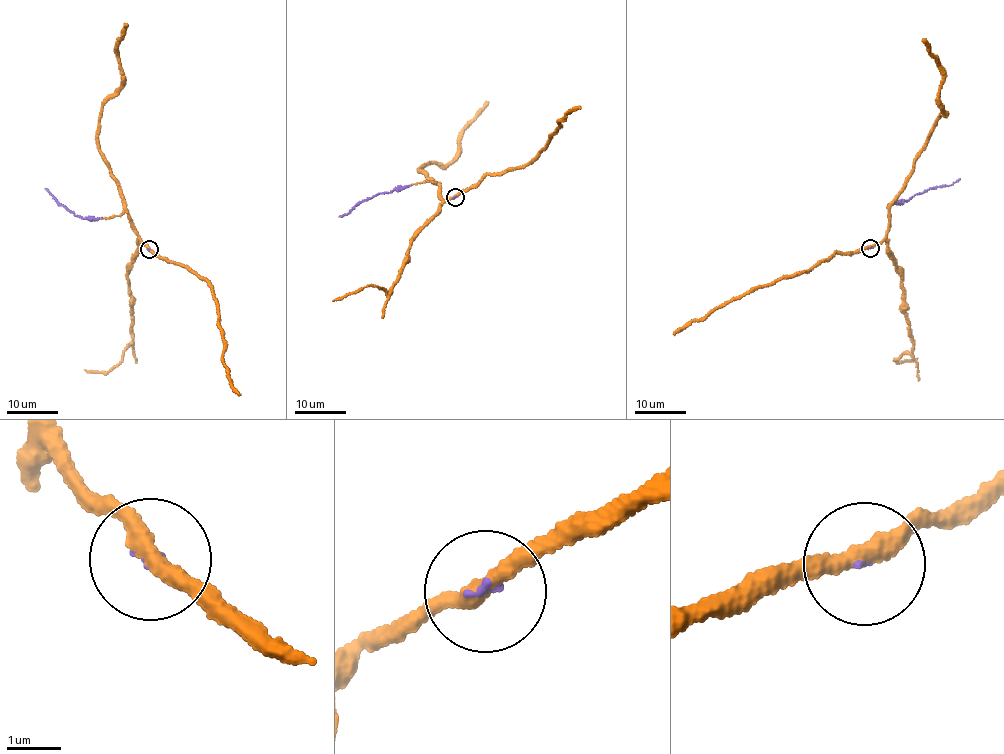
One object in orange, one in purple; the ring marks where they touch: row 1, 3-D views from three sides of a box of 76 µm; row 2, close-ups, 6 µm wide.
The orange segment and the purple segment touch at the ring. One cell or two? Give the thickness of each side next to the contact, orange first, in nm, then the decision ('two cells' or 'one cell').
calibres 320 and 80 nm; one cell

